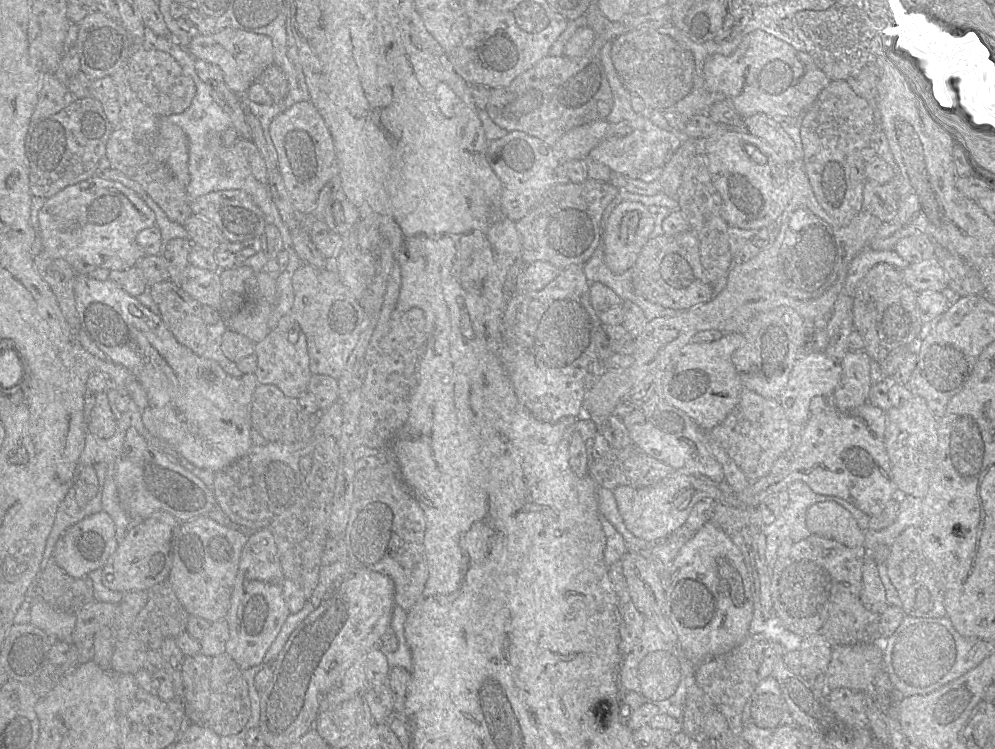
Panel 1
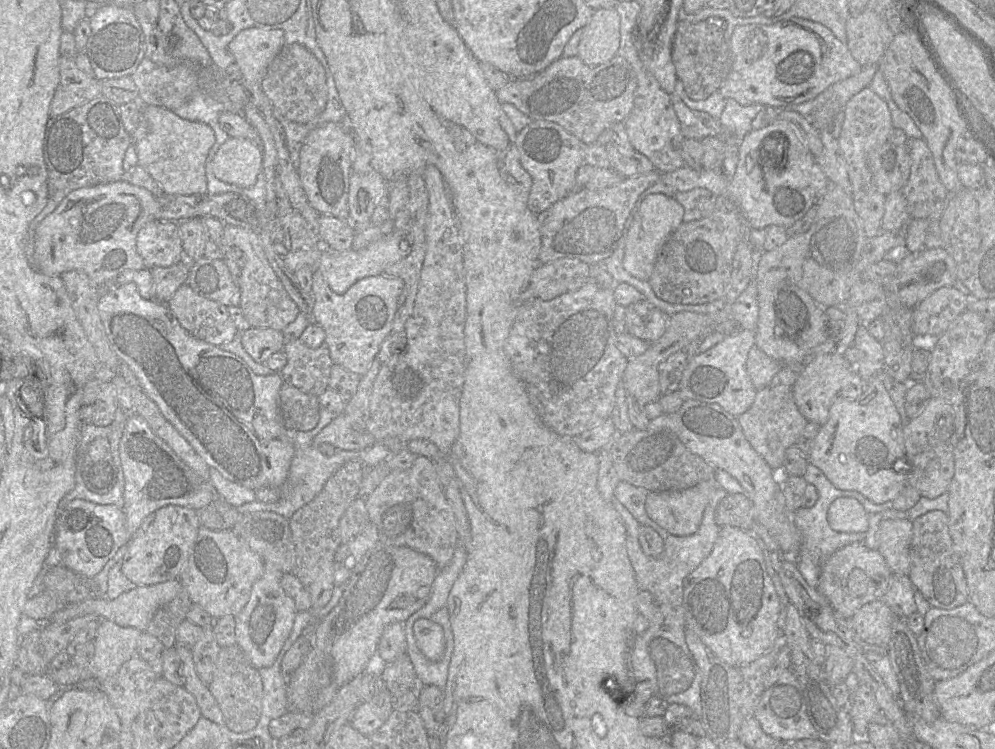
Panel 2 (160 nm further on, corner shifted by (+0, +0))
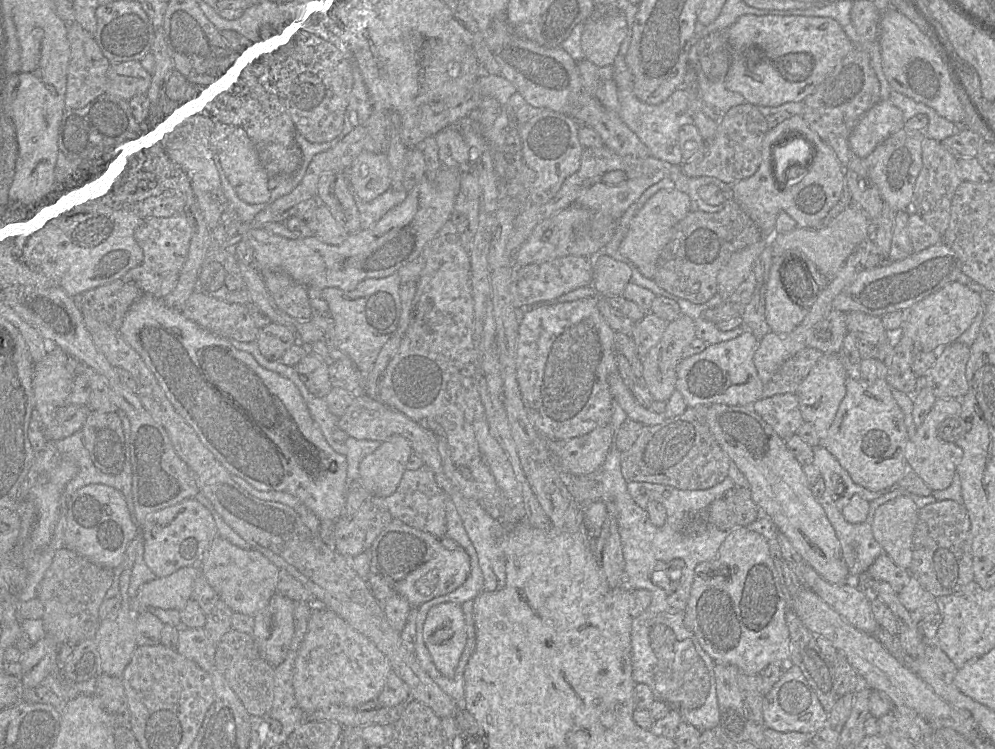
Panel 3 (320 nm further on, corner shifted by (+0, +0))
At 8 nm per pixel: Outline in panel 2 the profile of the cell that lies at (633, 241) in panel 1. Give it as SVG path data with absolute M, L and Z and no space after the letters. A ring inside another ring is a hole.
M661 193L647 196L632 221L624 249L624 269L634 278L648 281L656 259L669 236L683 222L684 208L674 197Z

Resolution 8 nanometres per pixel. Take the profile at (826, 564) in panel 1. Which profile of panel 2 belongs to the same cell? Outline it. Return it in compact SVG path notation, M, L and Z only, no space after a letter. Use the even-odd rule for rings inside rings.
M856 542L839 549L824 561L821 566L817 589L829 601L837 619L850 620L863 605L875 600L882 600L892 575L893 572L878 549L869 549L862 543ZM855 569L866 574L868 577L867 586L862 585L862 588L850 589L848 579Z

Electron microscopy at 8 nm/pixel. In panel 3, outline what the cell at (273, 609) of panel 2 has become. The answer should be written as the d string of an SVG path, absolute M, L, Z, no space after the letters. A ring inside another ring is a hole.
M278 592L255 614L251 633L262 657L276 667L286 659L294 635L294 602Z

